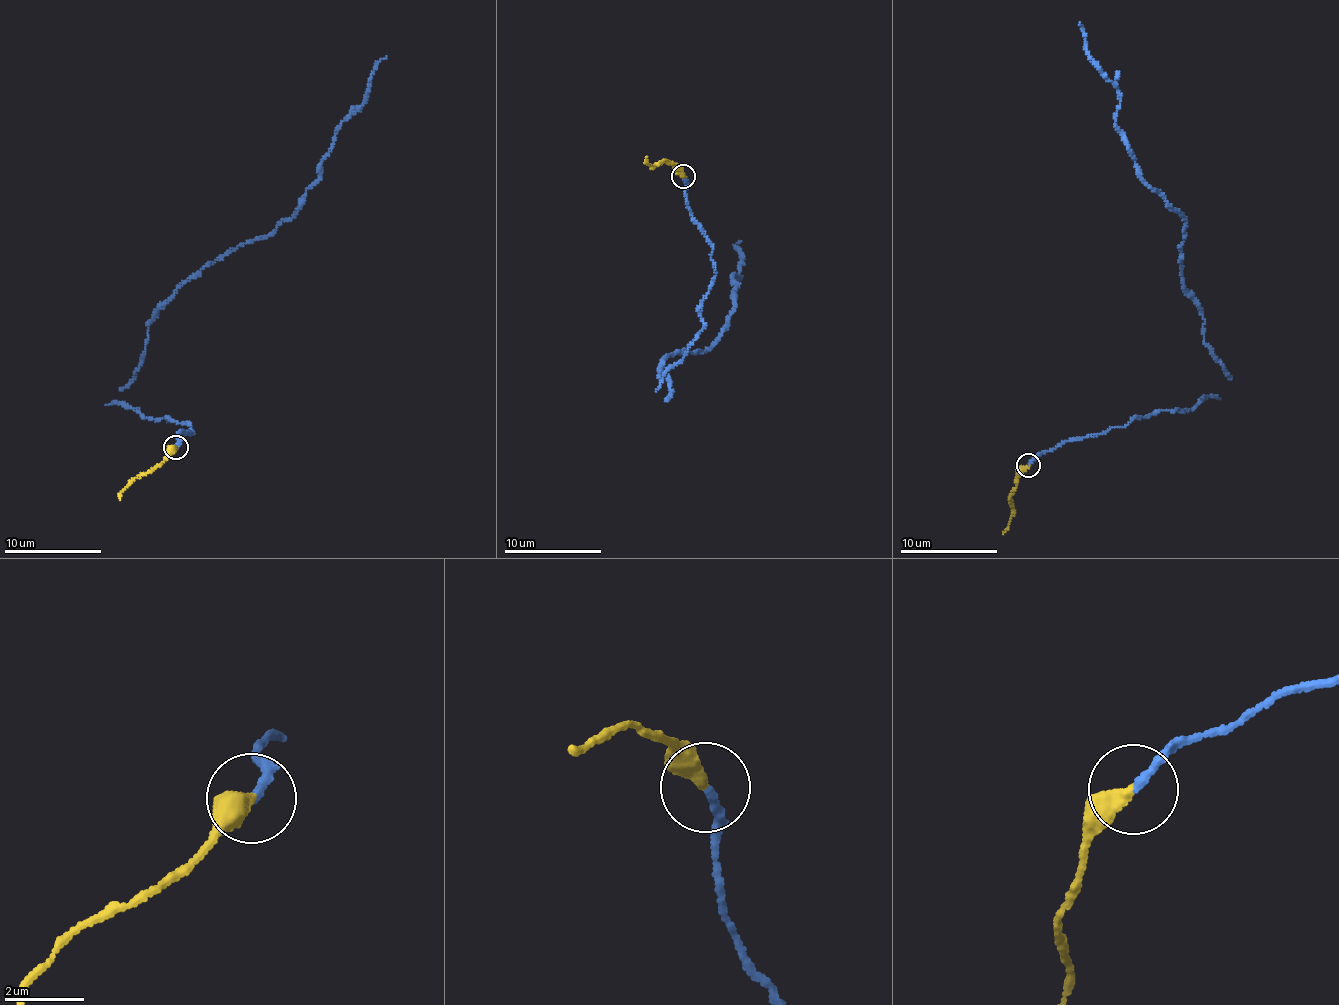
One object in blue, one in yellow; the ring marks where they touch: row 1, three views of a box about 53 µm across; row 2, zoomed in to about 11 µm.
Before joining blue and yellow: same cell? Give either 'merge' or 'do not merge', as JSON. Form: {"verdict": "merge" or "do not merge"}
{"verdict": "merge"}

